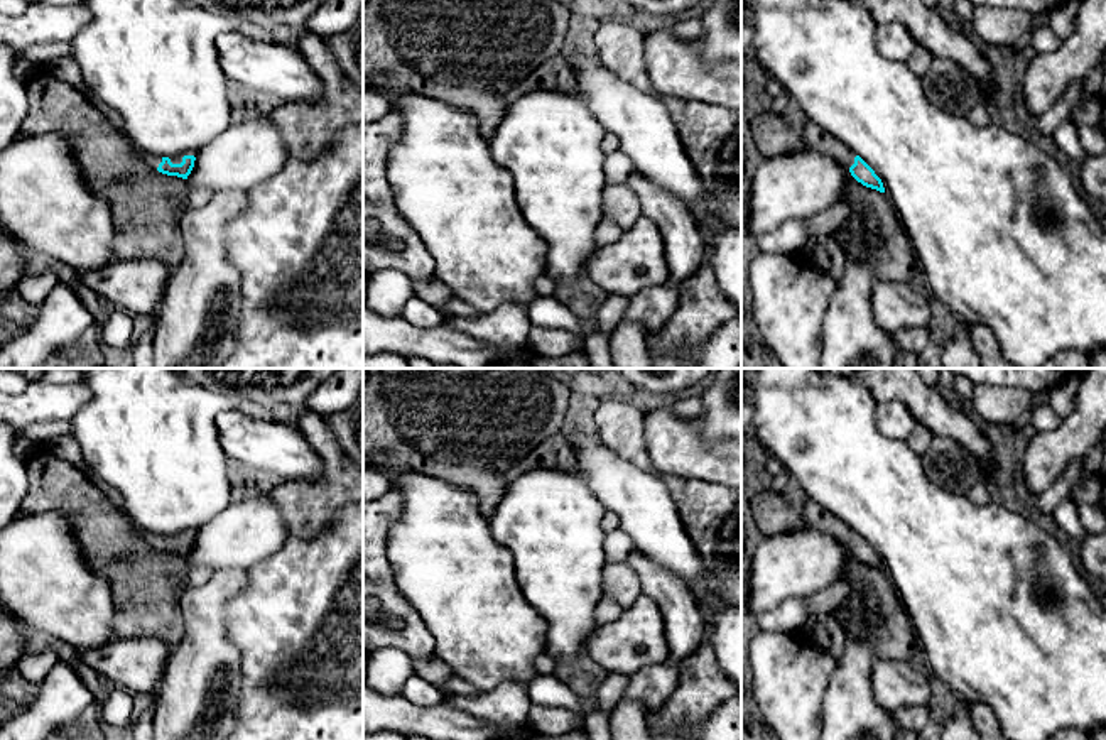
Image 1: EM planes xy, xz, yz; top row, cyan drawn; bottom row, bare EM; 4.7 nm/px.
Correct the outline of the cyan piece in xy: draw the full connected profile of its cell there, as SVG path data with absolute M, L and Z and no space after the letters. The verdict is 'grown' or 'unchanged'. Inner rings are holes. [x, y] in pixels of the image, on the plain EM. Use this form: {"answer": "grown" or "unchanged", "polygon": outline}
{"answer": "grown", "polygon": "M135 527L135 531L147 542L150 542L154 547L157 547L159 551L167 552L167 554L177 554L177 556L182 556L182 558L187 558L187 554L191 552L192 546L194 546L194 539L196 539L196 534L192 531L181 532L181 534L176 534L172 537L157 536L157 534L152 534L152 532L144 532L137 527Z"}

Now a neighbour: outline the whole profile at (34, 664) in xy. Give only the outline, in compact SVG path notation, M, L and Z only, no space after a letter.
M29 647L17 664L20 676L34 688L39 686L49 671L57 664L59 657L54 649Z

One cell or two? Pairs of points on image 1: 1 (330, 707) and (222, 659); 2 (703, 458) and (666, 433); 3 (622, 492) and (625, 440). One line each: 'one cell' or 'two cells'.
1: two cells
2: one cell
3: two cells

